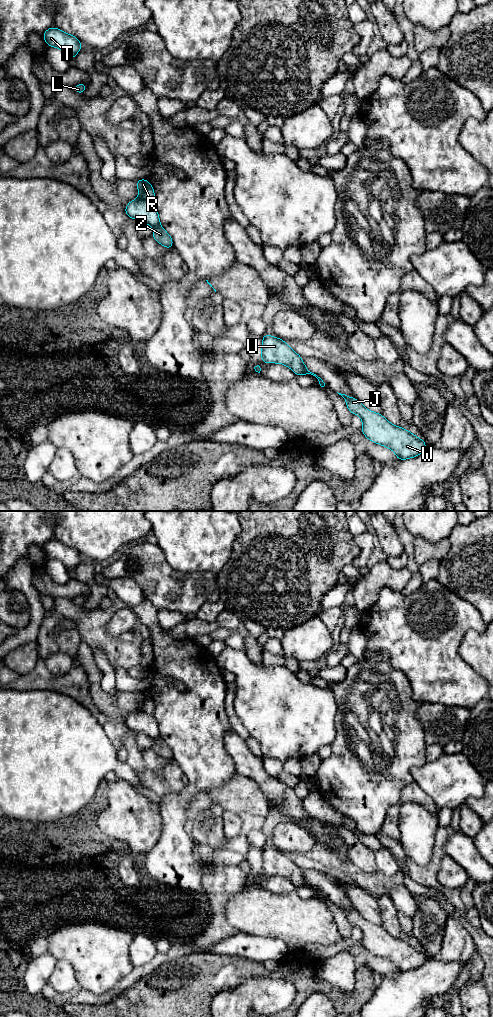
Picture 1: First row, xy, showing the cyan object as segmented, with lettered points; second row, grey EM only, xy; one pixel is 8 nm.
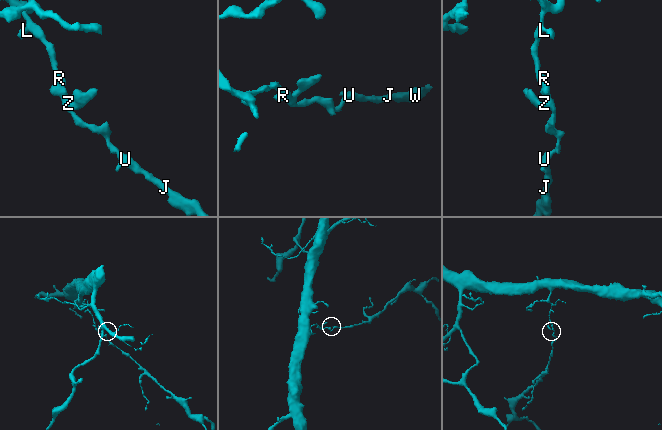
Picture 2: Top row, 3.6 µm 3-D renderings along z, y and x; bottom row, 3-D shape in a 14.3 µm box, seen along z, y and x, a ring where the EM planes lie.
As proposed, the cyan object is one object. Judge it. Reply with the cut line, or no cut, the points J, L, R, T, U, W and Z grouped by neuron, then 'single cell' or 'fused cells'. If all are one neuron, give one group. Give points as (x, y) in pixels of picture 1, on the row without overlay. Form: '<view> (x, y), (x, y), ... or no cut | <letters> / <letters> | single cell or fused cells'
xy (139, 708), (151, 715) | J U W Z / L R T | fused cells

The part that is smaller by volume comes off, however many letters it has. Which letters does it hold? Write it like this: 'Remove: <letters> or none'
Remove: J, U, W, Z

